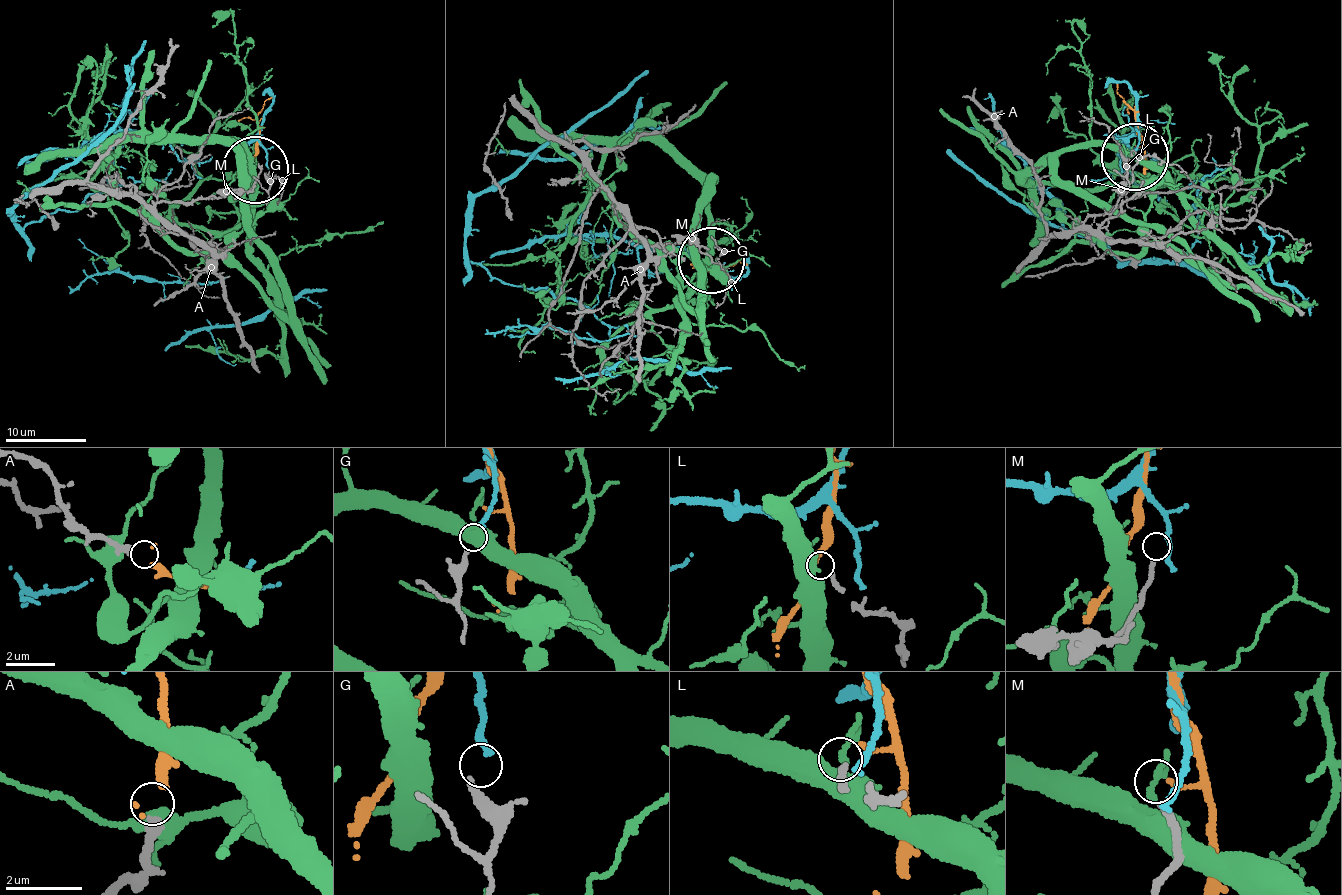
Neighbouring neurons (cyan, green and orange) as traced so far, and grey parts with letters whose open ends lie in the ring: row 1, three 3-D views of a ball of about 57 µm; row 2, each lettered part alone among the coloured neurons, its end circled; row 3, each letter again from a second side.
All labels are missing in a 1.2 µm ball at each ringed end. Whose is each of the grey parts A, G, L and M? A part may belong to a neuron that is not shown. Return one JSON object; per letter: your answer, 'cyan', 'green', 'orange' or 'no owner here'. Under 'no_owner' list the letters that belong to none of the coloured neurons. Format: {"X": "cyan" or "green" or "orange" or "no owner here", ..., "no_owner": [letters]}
{"A": "orange", "G": "cyan", "L": "no owner here", "M": "no owner here", "no_owner": ["L", "M"]}

